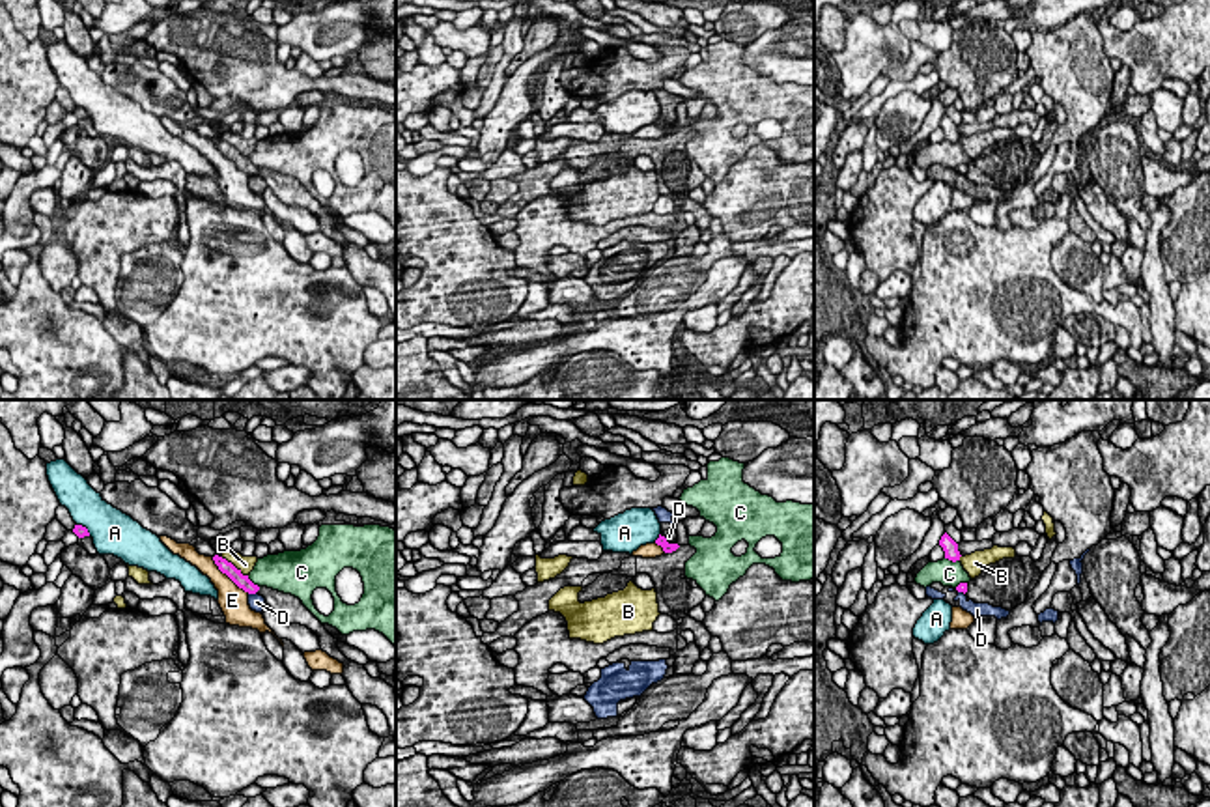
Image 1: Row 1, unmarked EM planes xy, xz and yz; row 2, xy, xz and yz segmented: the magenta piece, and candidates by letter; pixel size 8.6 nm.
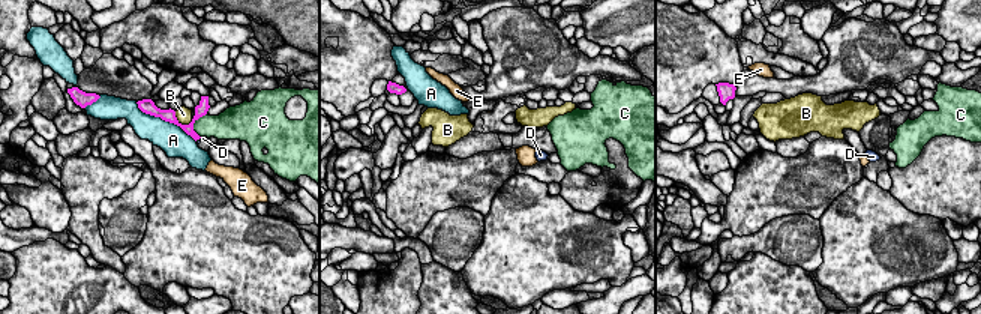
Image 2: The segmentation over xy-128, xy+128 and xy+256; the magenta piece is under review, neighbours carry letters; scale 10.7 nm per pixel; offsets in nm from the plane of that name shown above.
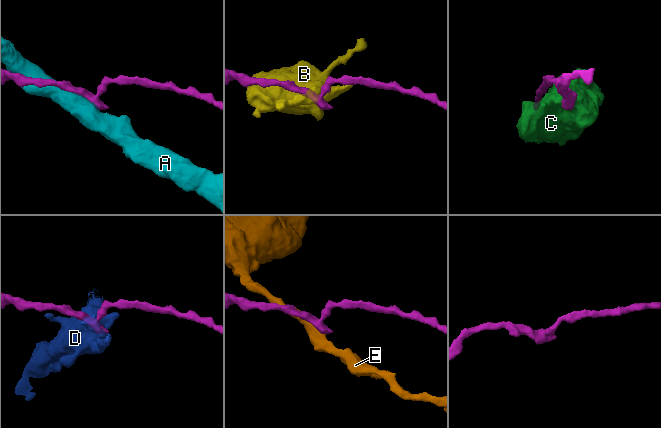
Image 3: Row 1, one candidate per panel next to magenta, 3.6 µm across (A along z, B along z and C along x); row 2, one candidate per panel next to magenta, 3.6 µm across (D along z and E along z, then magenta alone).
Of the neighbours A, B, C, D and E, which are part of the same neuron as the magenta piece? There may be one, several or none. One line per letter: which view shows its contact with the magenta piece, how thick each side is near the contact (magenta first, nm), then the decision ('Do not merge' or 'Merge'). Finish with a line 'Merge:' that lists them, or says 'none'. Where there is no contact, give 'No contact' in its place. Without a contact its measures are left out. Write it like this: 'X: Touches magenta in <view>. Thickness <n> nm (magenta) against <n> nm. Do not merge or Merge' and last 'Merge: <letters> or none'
A: Touches magenta in xz. Thickness 90 nm (magenta) against 340 nm. Do not merge
B: Touches magenta in xy. Thickness 120 nm (magenta) against 140 nm. Do not merge
C: Touches magenta in yz. Thickness 130 nm (magenta) against 220 nm. Do not merge
D: Touches magenta in xy. Thickness 120 nm (magenta) against 140 nm. Do not merge
E: Touches magenta in xy. Thickness 120 nm (magenta) against 260 nm. Do not merge
Merge: none

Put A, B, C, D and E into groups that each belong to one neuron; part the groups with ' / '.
A / B / C / D / E

